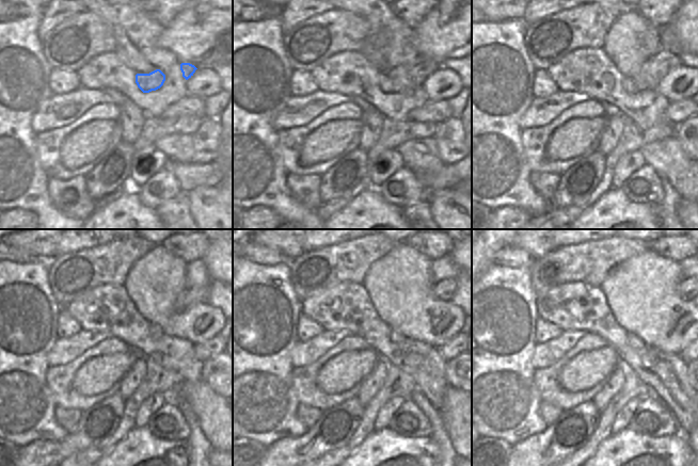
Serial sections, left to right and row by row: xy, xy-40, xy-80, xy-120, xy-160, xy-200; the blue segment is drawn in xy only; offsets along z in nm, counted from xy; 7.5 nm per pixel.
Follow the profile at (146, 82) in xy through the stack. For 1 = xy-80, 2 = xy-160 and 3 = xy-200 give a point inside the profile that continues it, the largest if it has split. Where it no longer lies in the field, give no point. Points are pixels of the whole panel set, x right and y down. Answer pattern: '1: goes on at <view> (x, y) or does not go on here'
1: goes on at xy-80 (648, 76)
2: goes on at xy-160 (444, 290)
3: goes on at xy-200 (688, 288)

